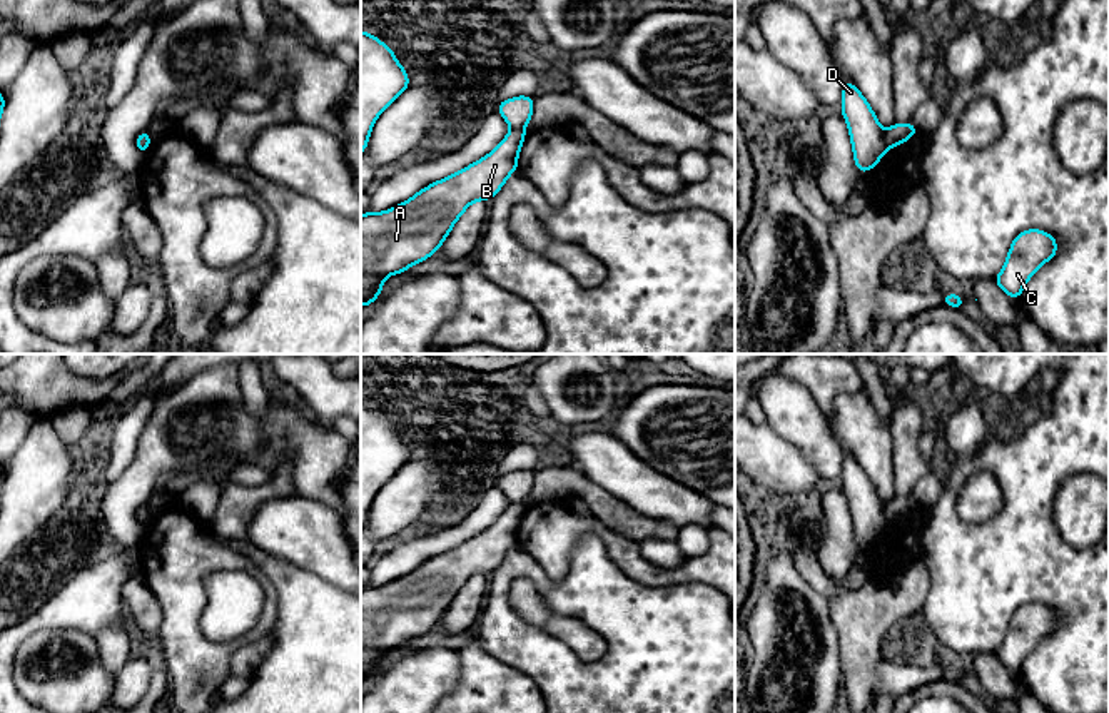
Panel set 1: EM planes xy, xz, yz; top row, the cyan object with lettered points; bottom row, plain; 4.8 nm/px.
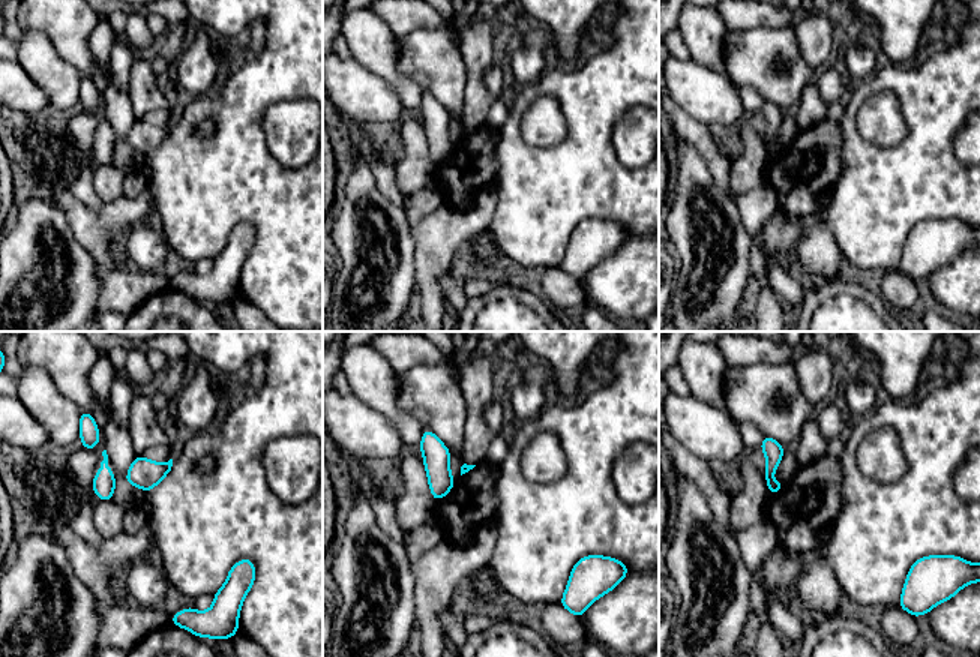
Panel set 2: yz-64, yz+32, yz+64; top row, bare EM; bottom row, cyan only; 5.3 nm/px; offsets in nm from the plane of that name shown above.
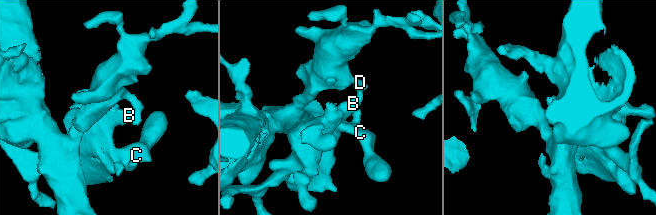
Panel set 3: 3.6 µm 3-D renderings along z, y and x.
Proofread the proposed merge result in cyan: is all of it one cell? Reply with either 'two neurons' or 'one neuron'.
two neurons

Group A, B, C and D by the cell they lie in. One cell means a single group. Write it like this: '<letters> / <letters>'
A B C / D

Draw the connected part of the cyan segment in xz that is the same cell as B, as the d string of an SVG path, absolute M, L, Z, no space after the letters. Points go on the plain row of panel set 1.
M511 503L488 529L471 539L426 559L389 584L361 588L361 681L379 671L386 651L404 648L411 640L429 633L473 576L489 576L503 563L508 551L518 546L524 511L526 504Z

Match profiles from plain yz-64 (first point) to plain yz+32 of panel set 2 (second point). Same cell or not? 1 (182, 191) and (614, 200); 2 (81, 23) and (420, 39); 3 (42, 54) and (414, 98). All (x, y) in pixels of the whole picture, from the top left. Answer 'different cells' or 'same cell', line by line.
1: same cell
2: different cells
3: same cell

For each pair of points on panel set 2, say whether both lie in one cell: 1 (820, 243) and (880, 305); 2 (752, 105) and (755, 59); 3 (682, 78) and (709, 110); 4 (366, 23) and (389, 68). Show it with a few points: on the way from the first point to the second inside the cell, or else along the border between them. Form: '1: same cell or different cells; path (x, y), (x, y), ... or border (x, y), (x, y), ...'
1: same cell; path (823, 263), (826, 270), (842, 287), (860, 291)
2: different cells; border (737, 84), (749, 84), (763, 98)
3: same cell; path (689, 86), (706, 102)
4: same cell; path (366, 33), (381, 57)

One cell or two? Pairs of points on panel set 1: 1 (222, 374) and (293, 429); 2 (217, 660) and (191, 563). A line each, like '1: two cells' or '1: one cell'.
1: one cell
2: one cell

